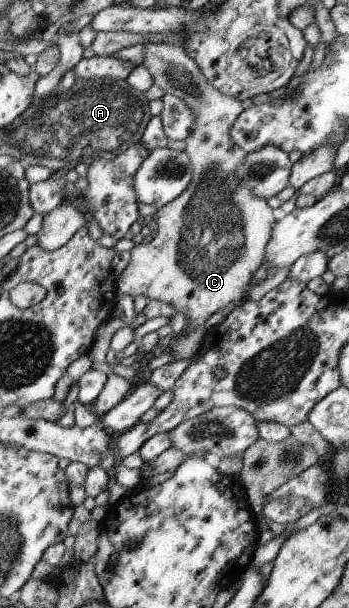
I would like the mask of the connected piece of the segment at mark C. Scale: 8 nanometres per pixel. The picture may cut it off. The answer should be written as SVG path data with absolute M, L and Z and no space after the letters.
M144 42L140 44L143 47L142 66L148 70L152 76L154 85L159 86L164 93L176 95L182 103L188 106L188 110L194 114L194 126L184 139L186 146L184 152L190 160L192 172L190 172L190 182L186 190L175 198L172 202L157 208L154 215L157 230L156 235L146 244L139 243L130 250L128 264L121 271L118 279L115 279L116 295L128 294L136 296L142 294L149 300L157 300L168 304L174 312L184 314L186 318L185 328L179 332L176 338L170 340L168 344L168 353L174 355L174 360L190 360L199 354L202 338L206 336L207 330L204 329L204 323L208 318L218 310L228 305L235 307L244 304L244 301L258 301L265 293L275 288L288 275L288 268L272 268L267 271L266 277L253 284L250 289L251 278L254 272L262 264L264 258L264 249L269 234L275 221L272 215L272 209L262 198L252 194L246 186L243 185L243 179L238 174L238 168L242 164L245 152L230 140L230 126L236 120L236 117L242 112L240 101L235 98L228 98L220 94L216 88L212 88L204 80L194 60L186 53L183 47L176 44L164 44L164 42Z

